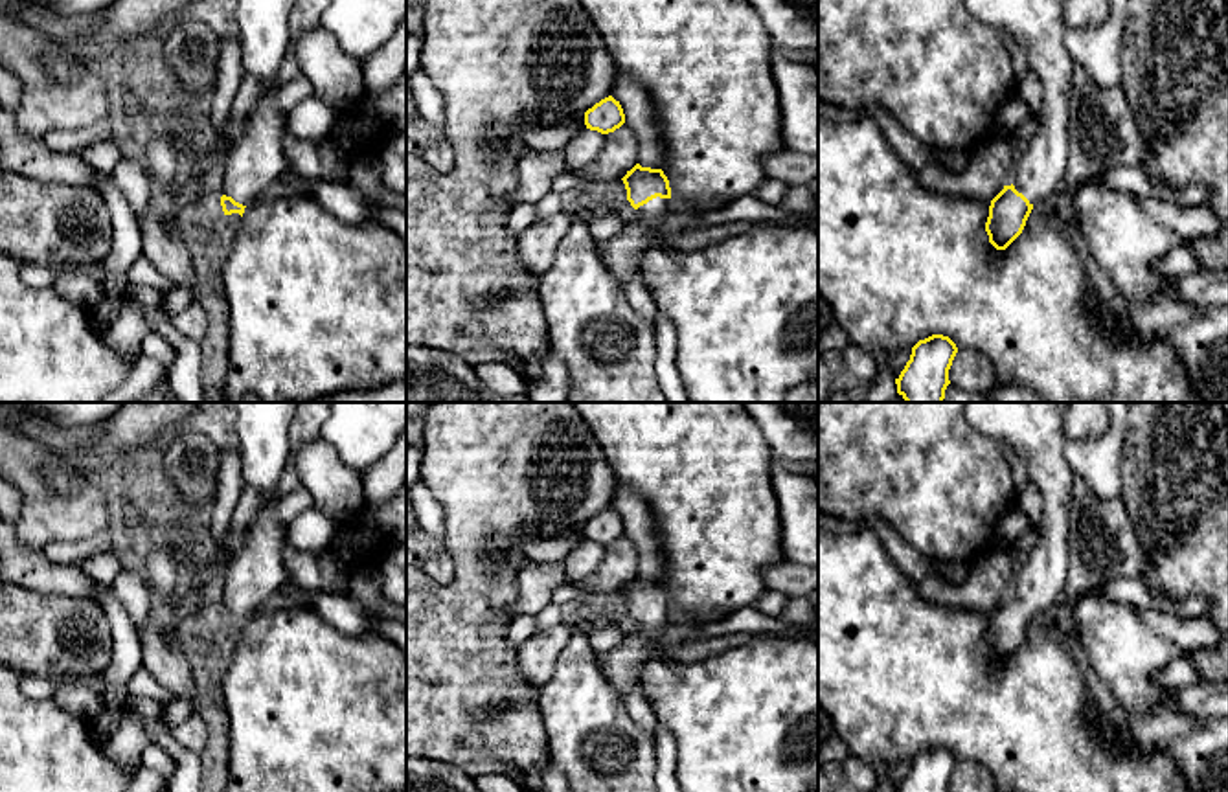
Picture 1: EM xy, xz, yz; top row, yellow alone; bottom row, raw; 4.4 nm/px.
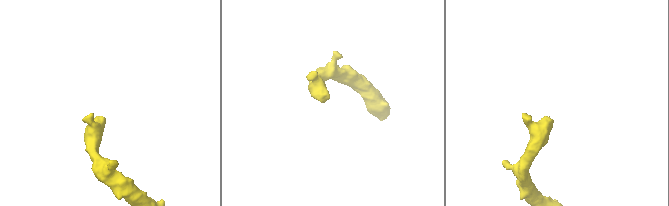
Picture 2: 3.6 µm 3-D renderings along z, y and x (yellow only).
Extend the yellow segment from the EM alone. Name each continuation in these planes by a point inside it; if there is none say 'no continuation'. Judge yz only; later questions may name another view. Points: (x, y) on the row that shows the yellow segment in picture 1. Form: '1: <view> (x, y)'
1: yz (1037, 26)

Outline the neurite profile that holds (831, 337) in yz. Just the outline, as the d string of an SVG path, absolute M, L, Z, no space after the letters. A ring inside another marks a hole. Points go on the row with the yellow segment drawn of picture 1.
M818 294L818 353L844 351L849 344L829 303Z

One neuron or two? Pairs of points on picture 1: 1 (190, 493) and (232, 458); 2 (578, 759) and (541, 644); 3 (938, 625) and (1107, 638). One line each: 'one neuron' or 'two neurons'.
1: two neurons
2: two neurons
3: two neurons

